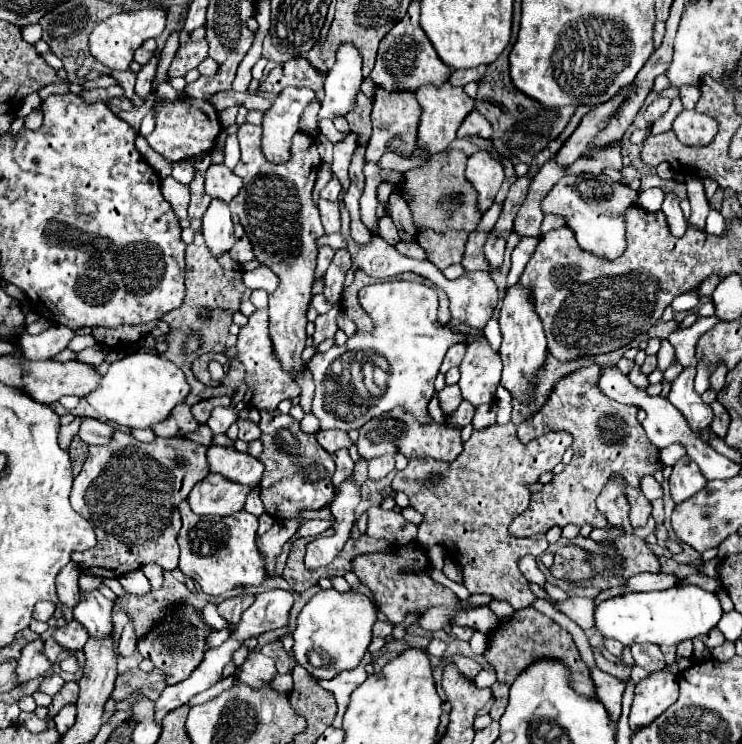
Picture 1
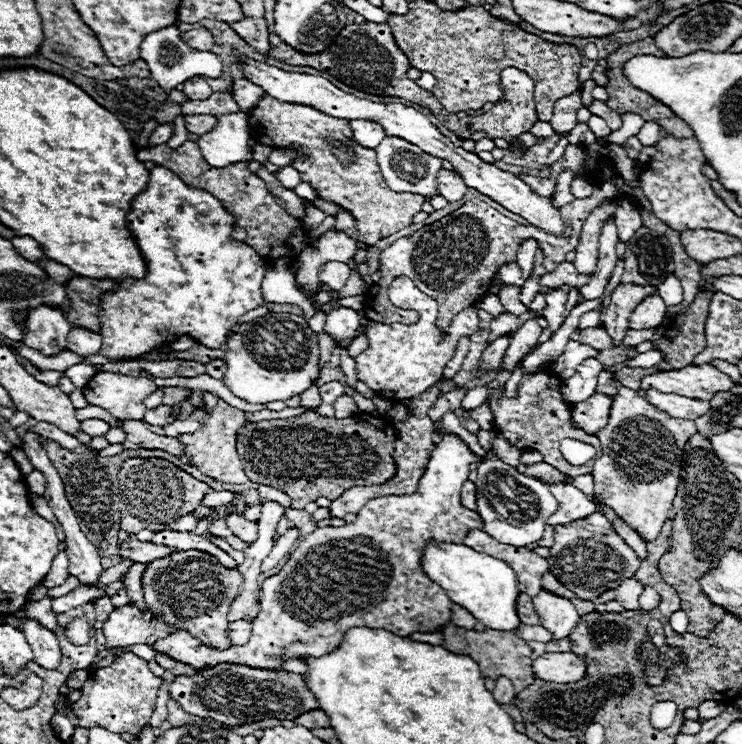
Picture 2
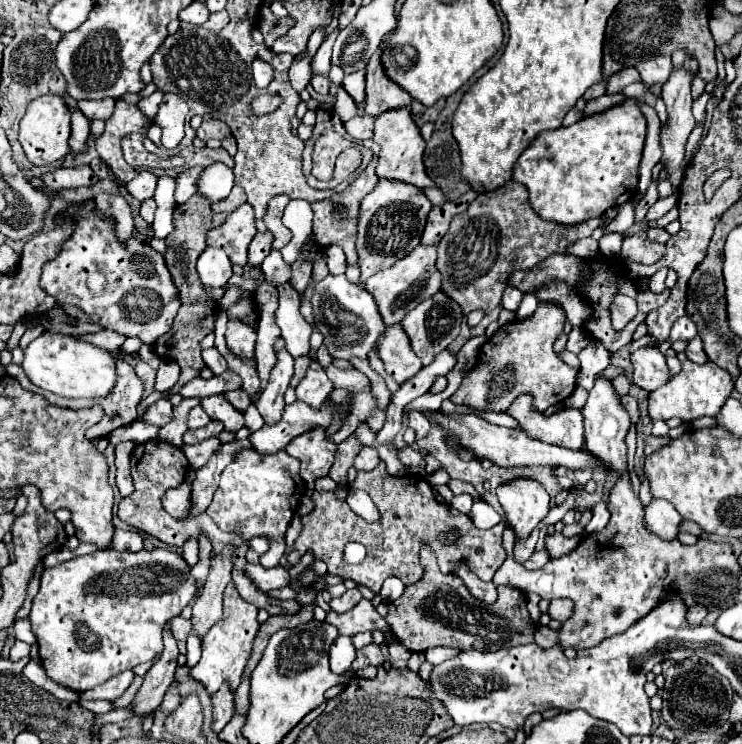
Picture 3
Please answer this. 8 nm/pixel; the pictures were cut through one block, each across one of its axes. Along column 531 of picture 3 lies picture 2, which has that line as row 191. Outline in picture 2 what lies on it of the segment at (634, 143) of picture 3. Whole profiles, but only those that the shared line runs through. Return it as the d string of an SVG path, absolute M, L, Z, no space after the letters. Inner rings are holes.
M156 166L150 170L150 186L132 202L126 224L134 234L142 256L148 264L144 280L126 280L116 284L114 294L104 294L102 302L102 356L116 360L132 360L160 344L172 342L182 334L190 334L196 342L208 348L220 348L230 336L230 328L238 318L264 304L262 278L266 262L244 242L232 242L232 216L208 192L186 186L172 170Z

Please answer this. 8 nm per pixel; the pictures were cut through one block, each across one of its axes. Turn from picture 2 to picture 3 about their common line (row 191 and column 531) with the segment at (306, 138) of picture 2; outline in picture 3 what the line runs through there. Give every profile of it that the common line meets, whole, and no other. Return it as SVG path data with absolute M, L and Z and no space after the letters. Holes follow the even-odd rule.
M542 302L530 318L500 326L480 348L474 368L464 376L462 386L450 396L450 400L494 412L504 412L512 400L524 392L534 394L534 404L542 412L548 406L566 400L576 386L576 372L552 350L556 338L564 332L564 322L566 312L558 302Z

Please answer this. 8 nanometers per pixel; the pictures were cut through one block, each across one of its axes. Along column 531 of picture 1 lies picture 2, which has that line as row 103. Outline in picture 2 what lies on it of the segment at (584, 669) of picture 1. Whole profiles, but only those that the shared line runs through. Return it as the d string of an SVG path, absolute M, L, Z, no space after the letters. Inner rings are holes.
M644 38L644 40L632 42L632 44L624 44L624 46L620 46L618 50L610 52L608 58L606 58L606 60L608 60L608 78L610 78L610 82L606 84L606 90L608 90L608 106L610 106L612 110L616 110L618 114L634 112L634 114L642 116L646 122L658 122L658 124L660 124L664 130L668 130L668 134L672 134L674 138L692 138L694 132L692 132L692 128L690 128L682 118L678 118L668 106L664 106L662 102L658 102L656 98L652 98L648 92L638 90L636 86L632 86L632 84L628 82L628 78L624 76L624 64L626 64L630 58L638 56L638 54L666 56L666 54L656 46L654 38Z

